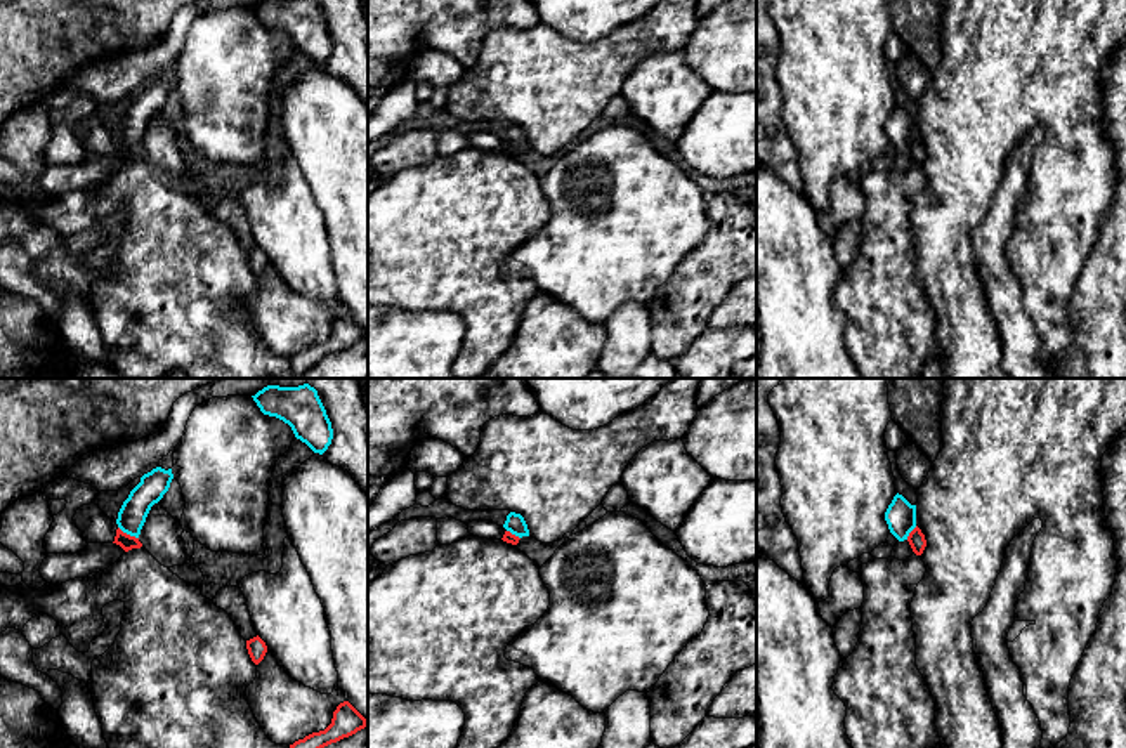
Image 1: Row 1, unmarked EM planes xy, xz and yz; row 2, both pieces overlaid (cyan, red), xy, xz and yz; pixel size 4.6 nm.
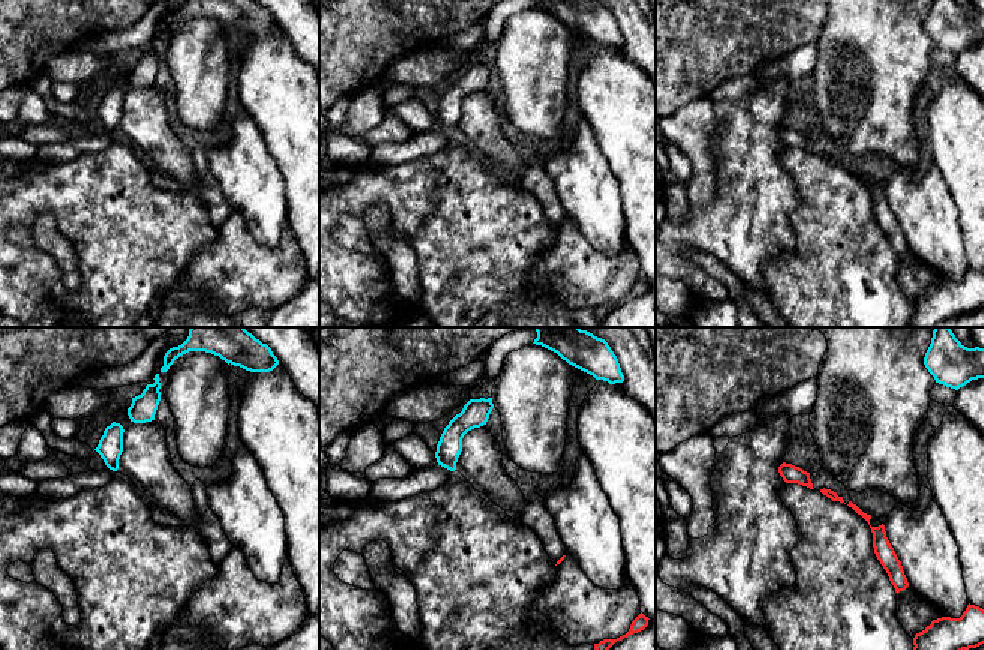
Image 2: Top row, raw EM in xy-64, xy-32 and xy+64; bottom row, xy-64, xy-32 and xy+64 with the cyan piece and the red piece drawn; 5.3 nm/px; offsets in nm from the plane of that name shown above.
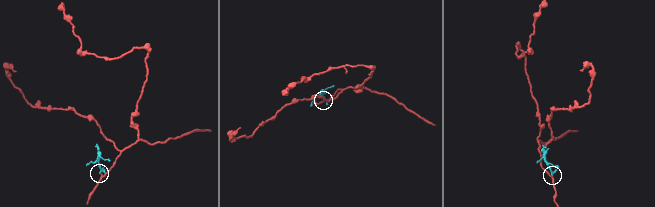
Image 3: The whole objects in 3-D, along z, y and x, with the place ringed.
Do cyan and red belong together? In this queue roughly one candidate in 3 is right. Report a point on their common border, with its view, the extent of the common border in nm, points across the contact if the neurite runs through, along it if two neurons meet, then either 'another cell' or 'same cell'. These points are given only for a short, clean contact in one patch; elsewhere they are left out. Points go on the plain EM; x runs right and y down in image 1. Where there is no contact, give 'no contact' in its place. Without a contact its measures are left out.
meets cyan in xy at (129, 144); contact 110 nm long; border along xy (118, 137), (137, 150); another cell

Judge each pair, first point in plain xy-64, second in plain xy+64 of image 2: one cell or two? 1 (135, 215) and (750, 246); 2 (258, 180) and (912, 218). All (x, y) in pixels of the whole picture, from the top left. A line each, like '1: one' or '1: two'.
1: two
2: one

